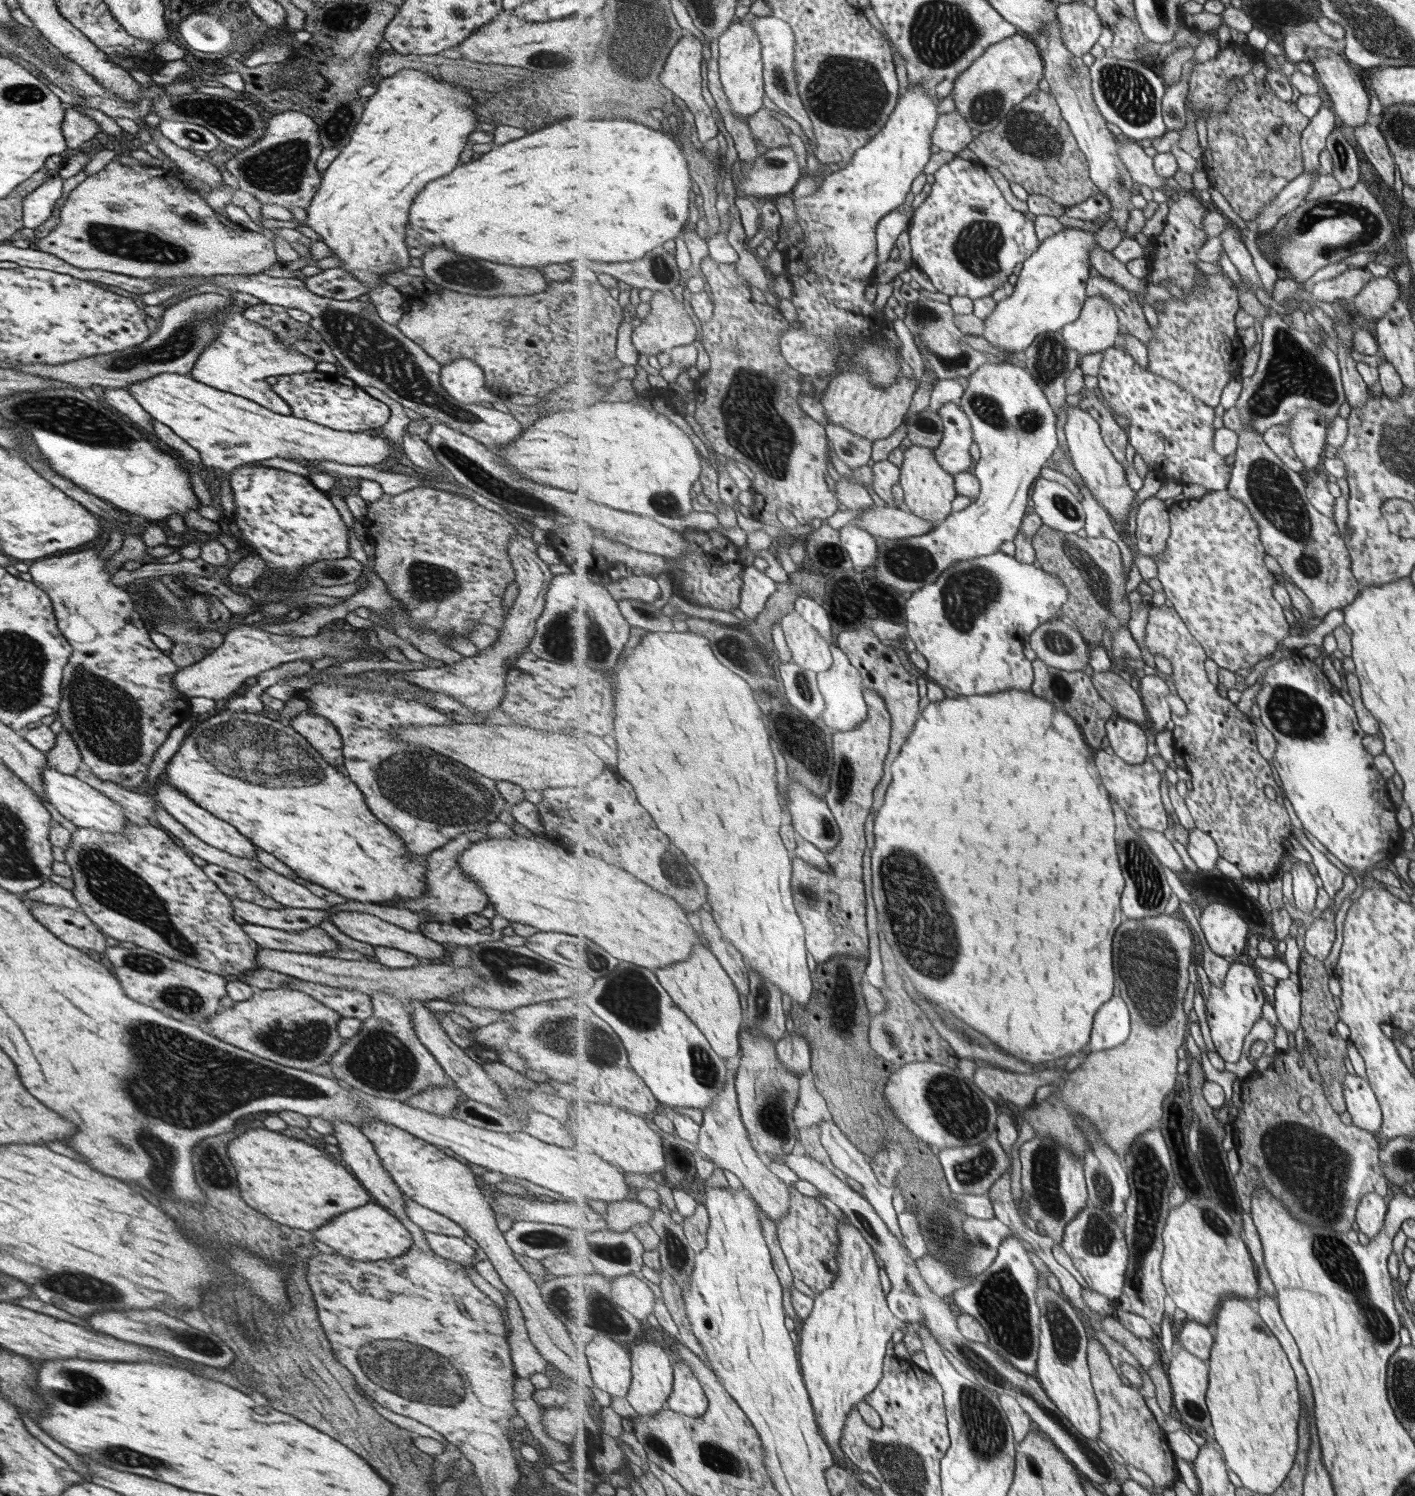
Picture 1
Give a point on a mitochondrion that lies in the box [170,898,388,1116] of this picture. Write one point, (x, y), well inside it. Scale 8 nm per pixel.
(307, 1040)

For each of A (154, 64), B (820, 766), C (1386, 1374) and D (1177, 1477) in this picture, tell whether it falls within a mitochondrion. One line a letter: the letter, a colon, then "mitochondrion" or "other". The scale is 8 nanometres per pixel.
A: other
B: mitochondrion
C: mitochondrion
D: other

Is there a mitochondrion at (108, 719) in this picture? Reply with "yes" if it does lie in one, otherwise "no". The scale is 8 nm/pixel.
yes

